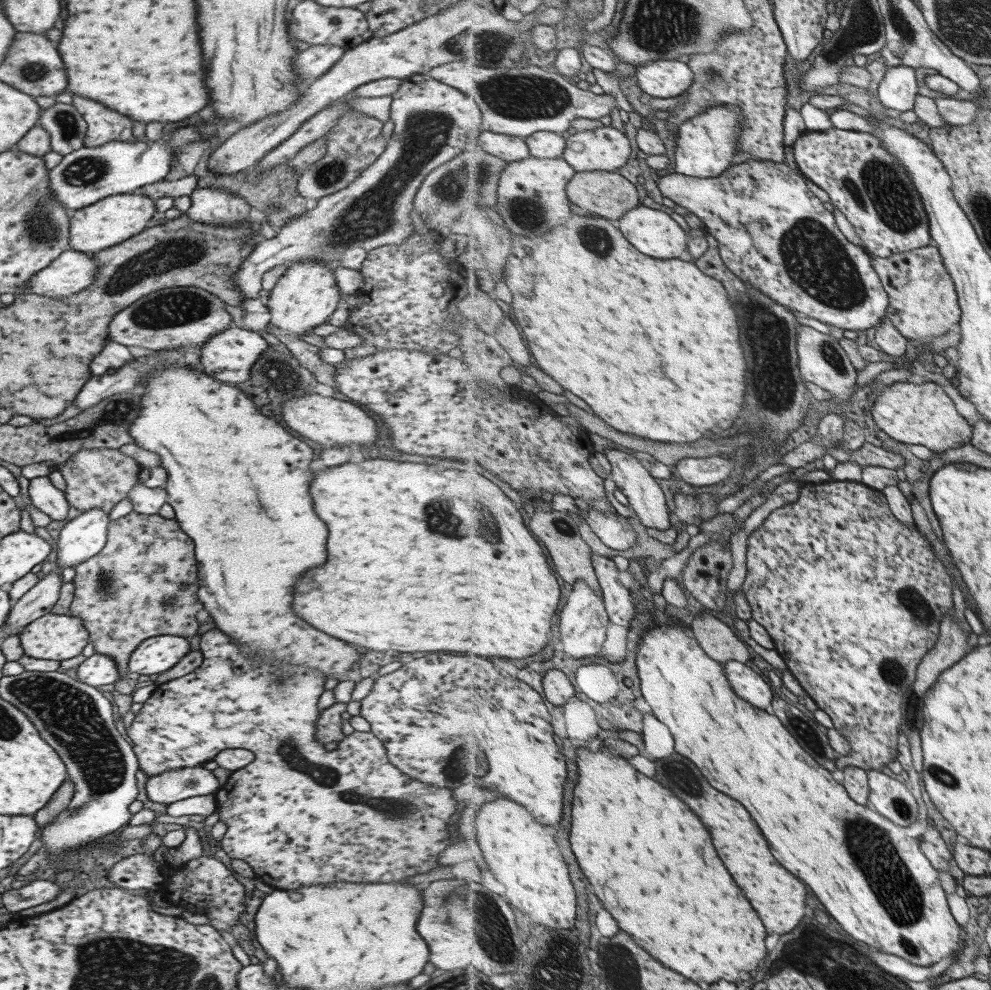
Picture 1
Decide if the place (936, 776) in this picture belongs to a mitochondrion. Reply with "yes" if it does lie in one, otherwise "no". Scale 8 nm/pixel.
yes

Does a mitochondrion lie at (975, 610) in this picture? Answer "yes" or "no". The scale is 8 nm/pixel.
no

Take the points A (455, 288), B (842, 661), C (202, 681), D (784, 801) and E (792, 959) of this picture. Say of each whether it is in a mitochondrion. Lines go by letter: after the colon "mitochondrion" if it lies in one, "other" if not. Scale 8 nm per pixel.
A: other
B: other
C: other
D: other
E: other

